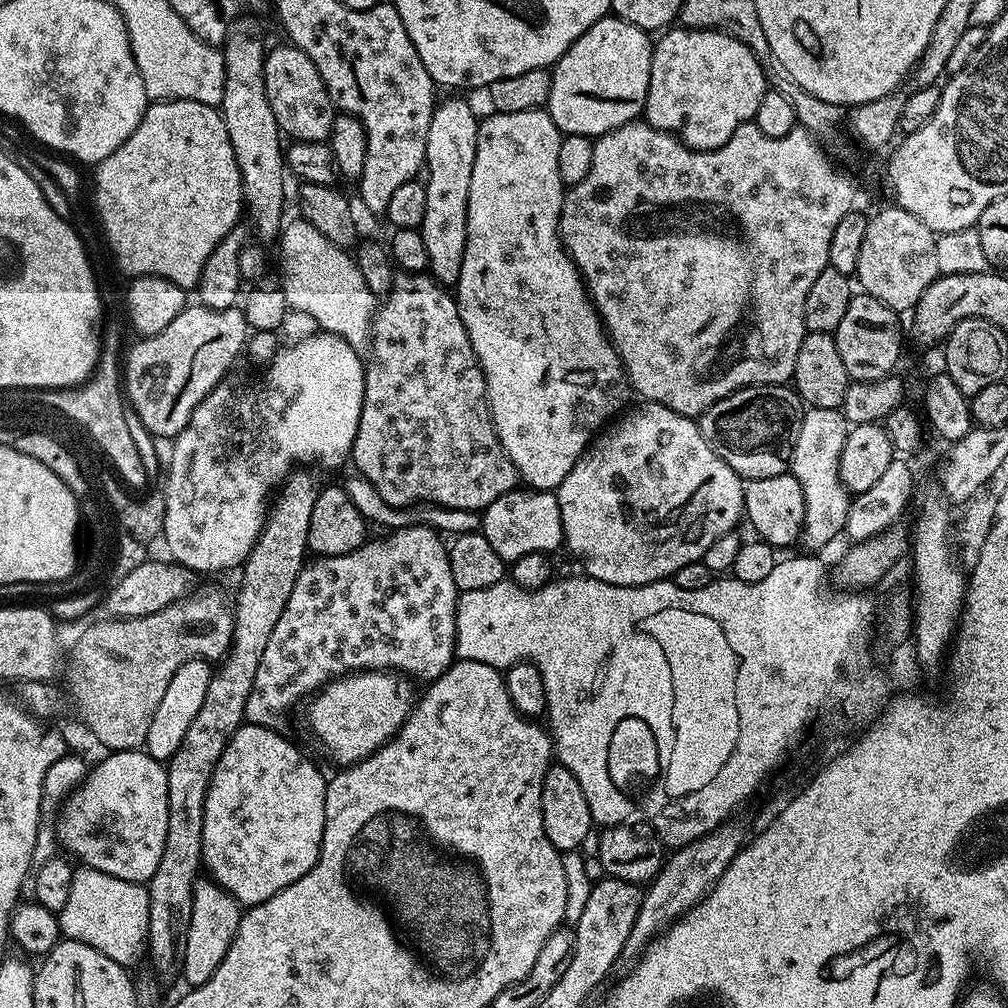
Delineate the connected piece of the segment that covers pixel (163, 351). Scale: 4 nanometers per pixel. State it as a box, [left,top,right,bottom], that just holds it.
[122,306,250,438]

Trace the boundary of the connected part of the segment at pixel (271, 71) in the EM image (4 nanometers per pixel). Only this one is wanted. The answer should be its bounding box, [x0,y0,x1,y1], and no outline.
[264,42,338,142]

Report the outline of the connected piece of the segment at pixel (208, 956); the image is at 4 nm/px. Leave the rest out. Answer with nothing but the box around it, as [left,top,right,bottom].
[182,878,242,986]

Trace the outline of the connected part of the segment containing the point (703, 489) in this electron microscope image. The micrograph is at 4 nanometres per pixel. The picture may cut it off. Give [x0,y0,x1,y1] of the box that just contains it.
[555,402,745,586]

